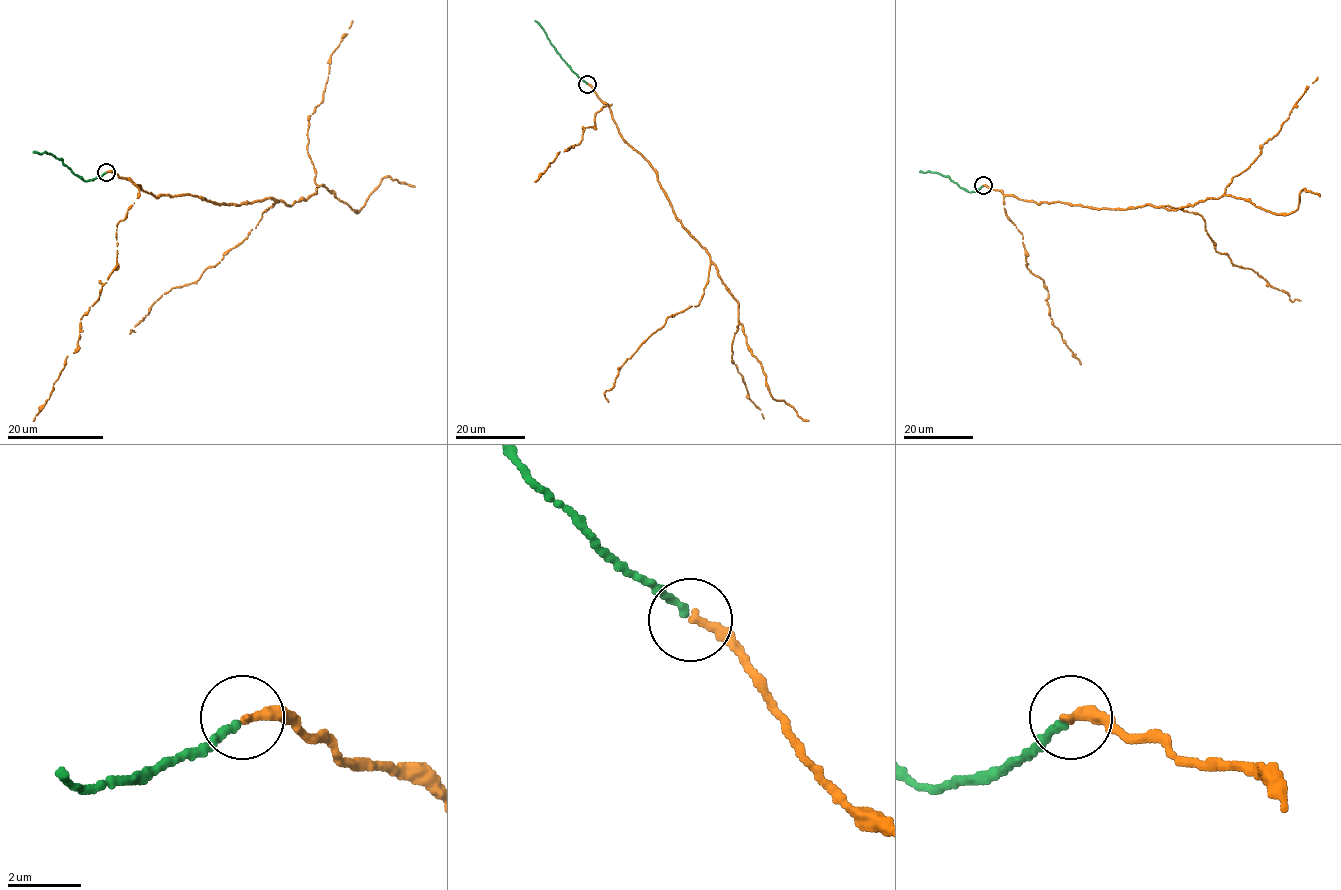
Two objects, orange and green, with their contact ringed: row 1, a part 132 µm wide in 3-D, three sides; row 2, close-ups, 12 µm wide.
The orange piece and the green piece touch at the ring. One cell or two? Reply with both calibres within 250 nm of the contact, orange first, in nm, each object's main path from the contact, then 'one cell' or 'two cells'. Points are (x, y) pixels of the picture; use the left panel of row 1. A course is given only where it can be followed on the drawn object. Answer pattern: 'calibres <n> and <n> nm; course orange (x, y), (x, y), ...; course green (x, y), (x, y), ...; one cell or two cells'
calibres 280 and 240 nm; course orange (106, 172), (156, 197), (305, 200), (317, 186), (309, 116), (352, 21); course green (106, 172), (84, 180), (51, 154), (33, 151); one cell

